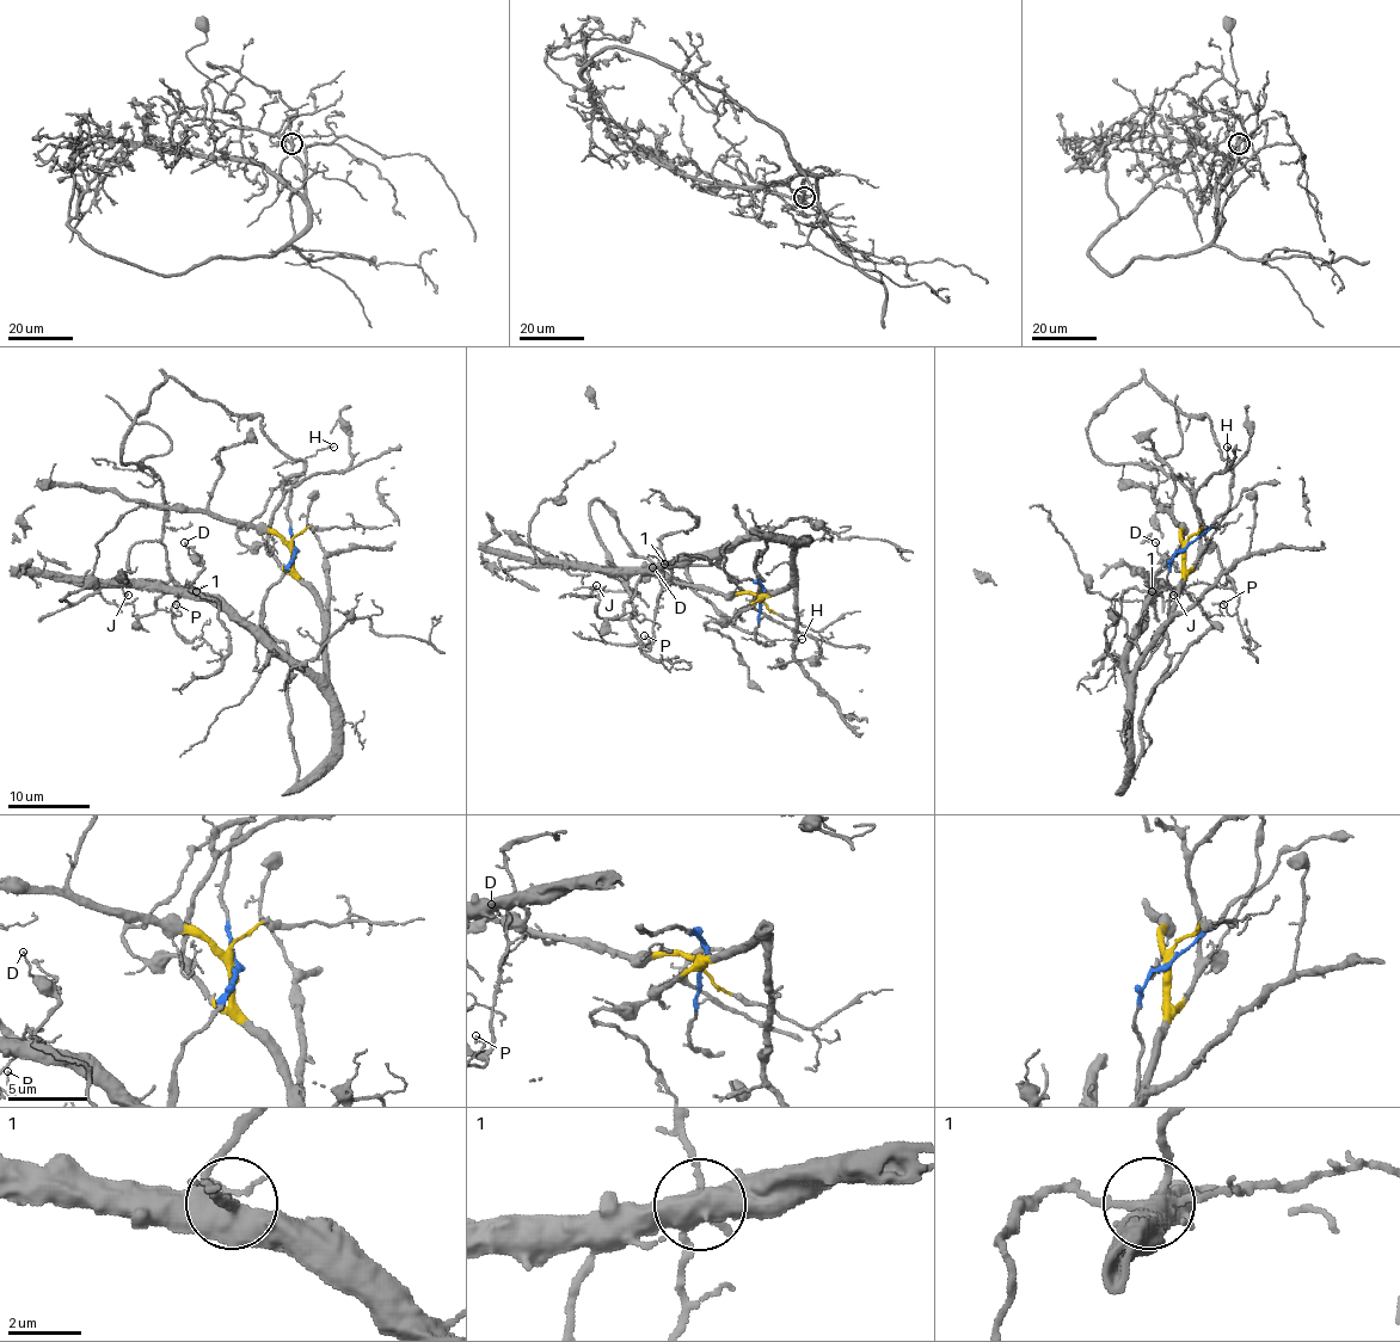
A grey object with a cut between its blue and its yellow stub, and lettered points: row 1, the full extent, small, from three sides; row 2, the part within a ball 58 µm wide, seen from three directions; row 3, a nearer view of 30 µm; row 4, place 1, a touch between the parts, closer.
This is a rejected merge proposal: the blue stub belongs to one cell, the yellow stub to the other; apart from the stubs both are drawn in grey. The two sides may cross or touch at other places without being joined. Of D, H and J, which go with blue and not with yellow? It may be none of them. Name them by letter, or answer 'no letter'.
H, J

